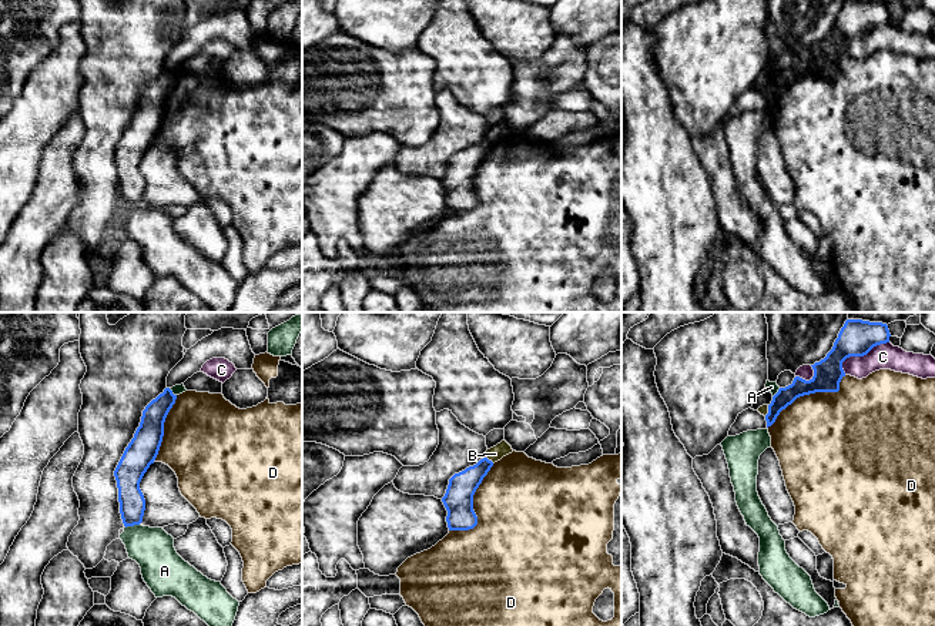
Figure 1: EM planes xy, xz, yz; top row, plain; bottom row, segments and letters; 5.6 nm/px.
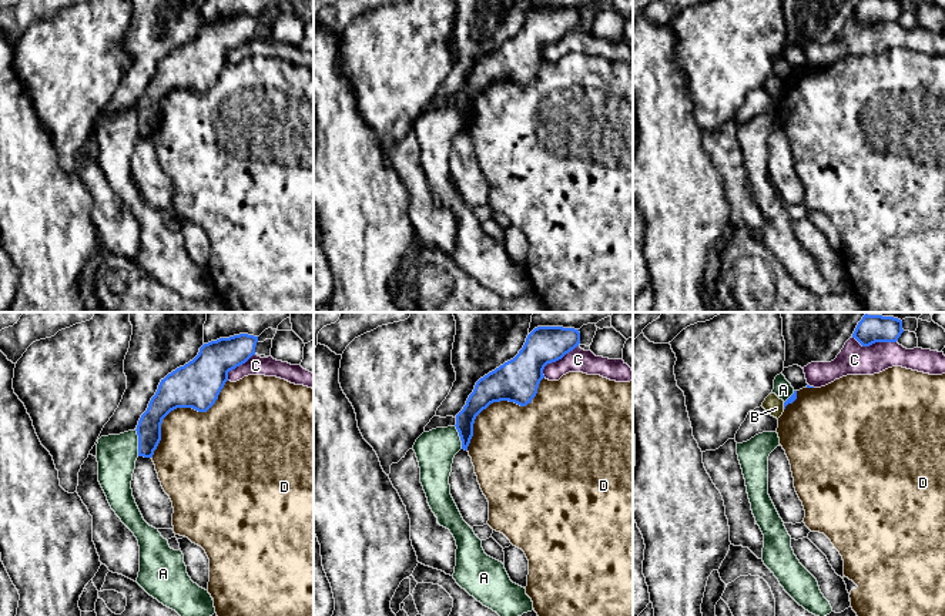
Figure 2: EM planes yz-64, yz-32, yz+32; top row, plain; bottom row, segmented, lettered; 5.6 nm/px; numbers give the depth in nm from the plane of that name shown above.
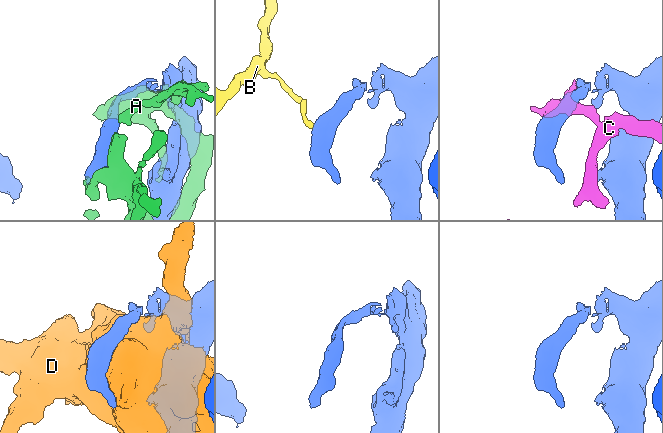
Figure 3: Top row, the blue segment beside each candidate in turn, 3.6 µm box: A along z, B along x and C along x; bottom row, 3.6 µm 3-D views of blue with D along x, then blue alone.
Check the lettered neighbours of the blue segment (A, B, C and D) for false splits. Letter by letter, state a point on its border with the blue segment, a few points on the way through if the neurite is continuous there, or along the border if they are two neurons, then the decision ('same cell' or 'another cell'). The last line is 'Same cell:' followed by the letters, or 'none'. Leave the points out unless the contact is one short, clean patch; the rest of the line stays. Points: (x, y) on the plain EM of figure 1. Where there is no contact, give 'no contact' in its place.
A: contact xy (131, 206); another cell
B: contact xz (491, 141); border xz (486, 137), (493, 143); another cell
C: contact yz (860, 36); another cell
D: contact yz (808, 74); another cell
Same cell: none

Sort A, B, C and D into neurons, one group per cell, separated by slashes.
A / B / C / D

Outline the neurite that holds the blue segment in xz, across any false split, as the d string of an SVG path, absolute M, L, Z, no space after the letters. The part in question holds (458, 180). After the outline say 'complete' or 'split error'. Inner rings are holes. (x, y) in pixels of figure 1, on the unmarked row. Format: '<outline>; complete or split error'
M483 138L476 145L455 154L449 160L446 174L442 178L448 191L446 202L449 211L469 211L477 205L473 175L492 147L493 143Z; complete

